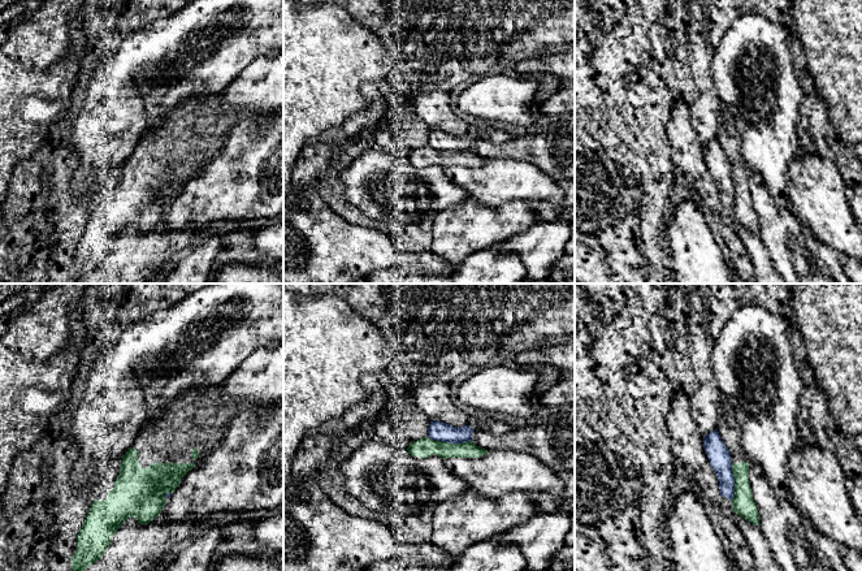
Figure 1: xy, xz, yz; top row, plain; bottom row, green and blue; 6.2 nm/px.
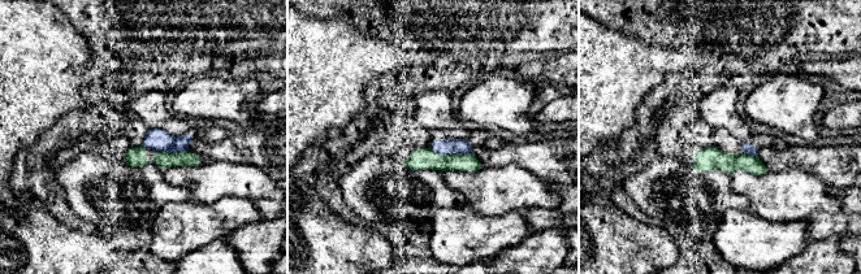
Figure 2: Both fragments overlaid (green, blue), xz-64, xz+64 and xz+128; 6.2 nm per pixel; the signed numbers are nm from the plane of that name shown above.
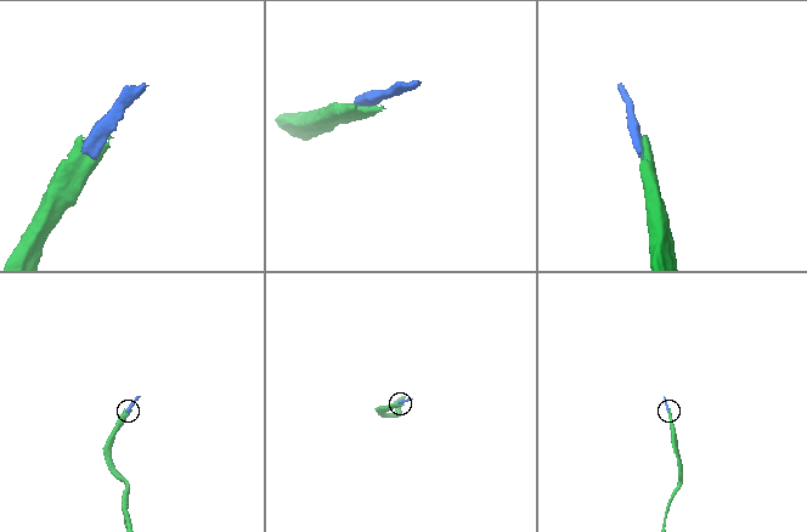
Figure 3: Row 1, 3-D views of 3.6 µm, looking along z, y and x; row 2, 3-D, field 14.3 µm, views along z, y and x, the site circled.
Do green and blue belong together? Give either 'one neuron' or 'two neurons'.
two neurons

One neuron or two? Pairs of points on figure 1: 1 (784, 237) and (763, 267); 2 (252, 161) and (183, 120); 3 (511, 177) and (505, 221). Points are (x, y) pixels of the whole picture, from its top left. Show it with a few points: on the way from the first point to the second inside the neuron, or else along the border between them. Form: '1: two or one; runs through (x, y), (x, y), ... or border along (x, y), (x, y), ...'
1: two; border along (758, 234), (771, 264), (776, 269)
2: two; border along (241, 119), (233, 126), (220, 150), (203, 167)
3: two; border along (476, 202), (490, 207), (514, 199), (532, 203)

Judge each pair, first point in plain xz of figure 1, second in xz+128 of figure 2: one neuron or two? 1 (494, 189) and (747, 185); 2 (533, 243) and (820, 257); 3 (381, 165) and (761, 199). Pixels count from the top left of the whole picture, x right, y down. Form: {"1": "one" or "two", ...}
{"1": "one", "2": "one", "3": "two"}

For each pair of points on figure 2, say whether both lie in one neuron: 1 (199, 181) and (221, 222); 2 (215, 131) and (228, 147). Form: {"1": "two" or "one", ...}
{"1": "two", "2": "two"}

